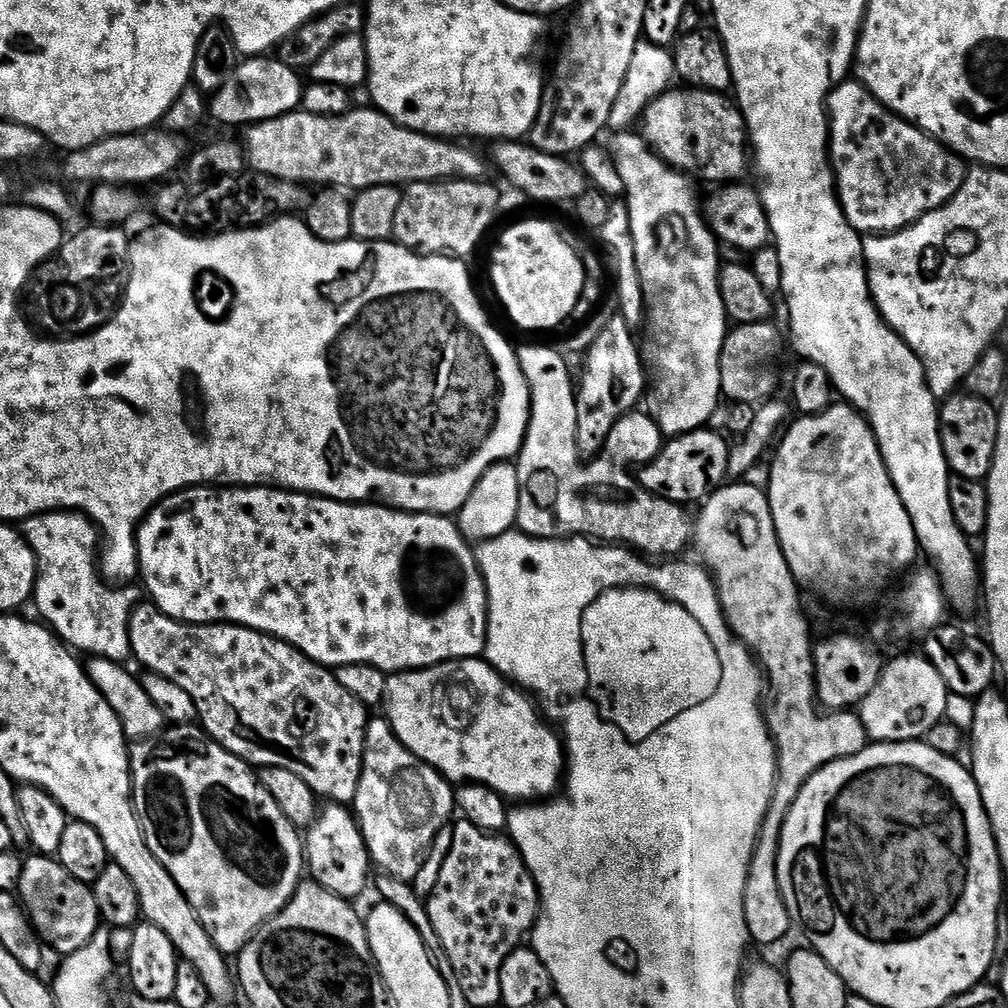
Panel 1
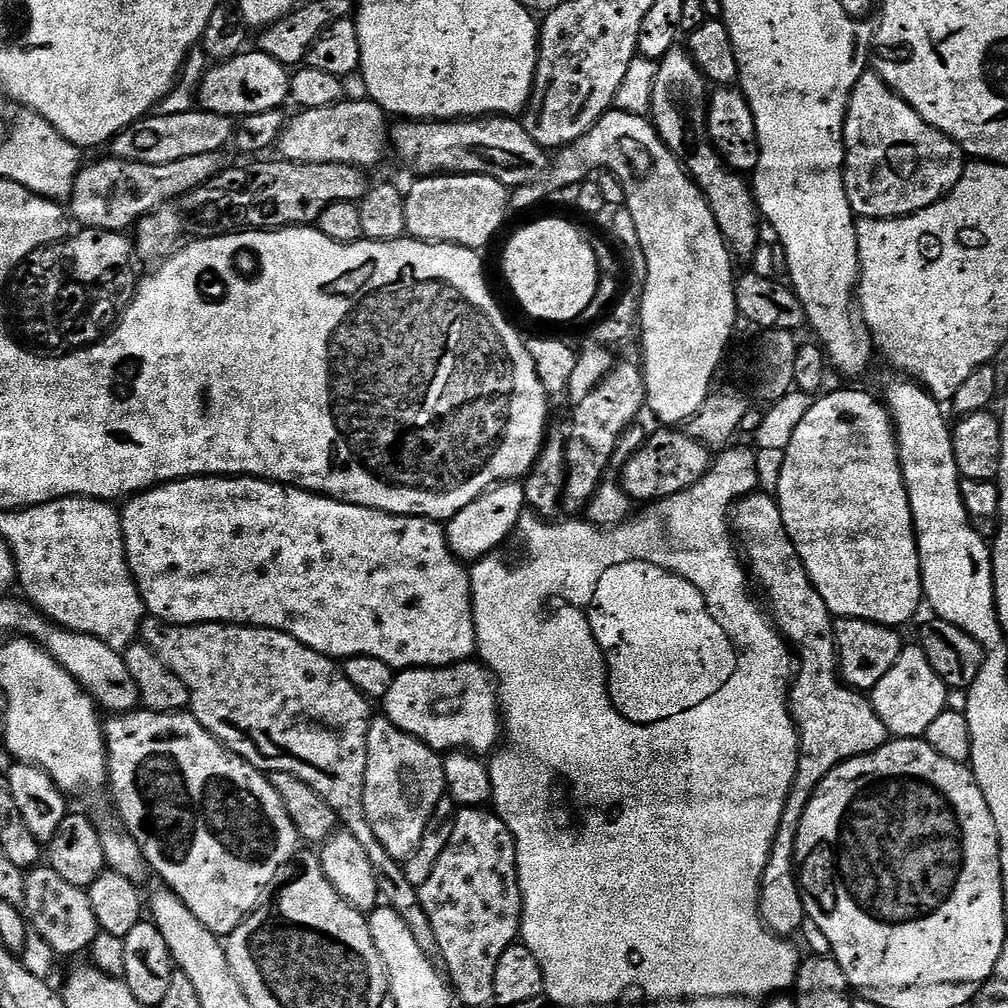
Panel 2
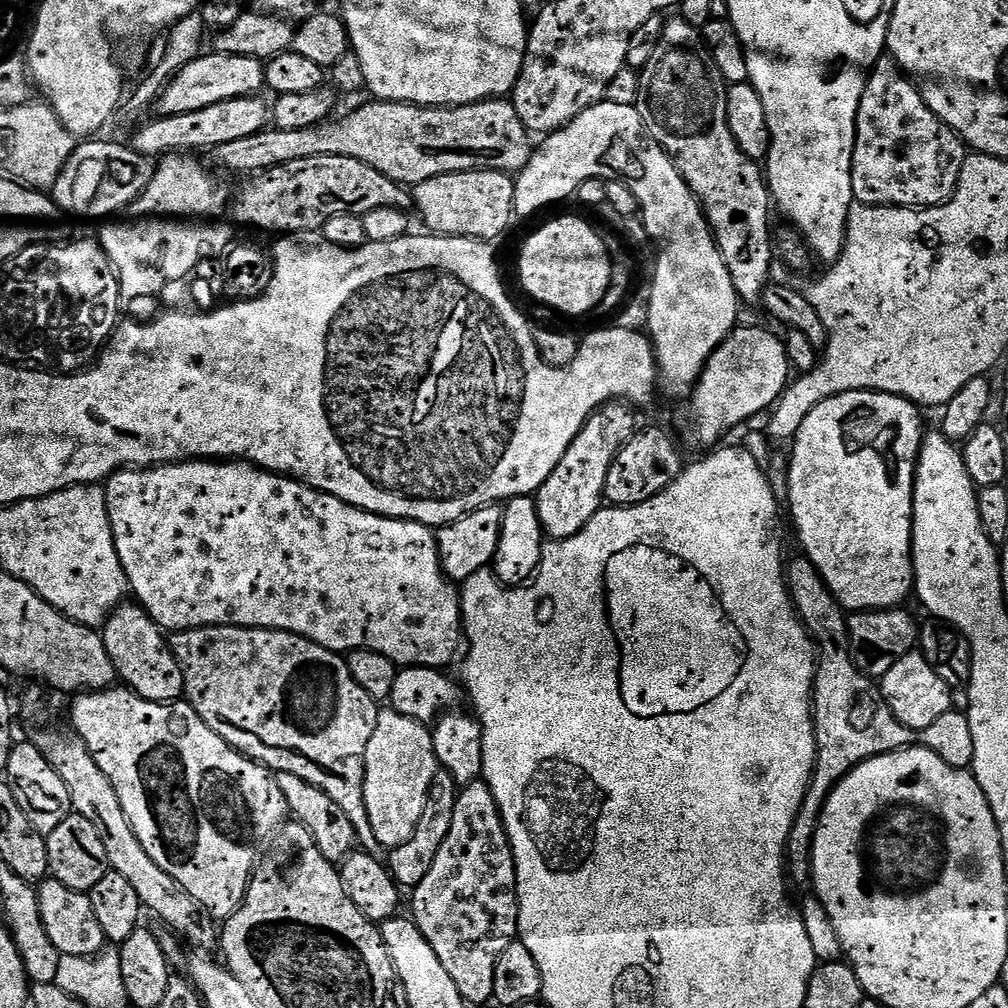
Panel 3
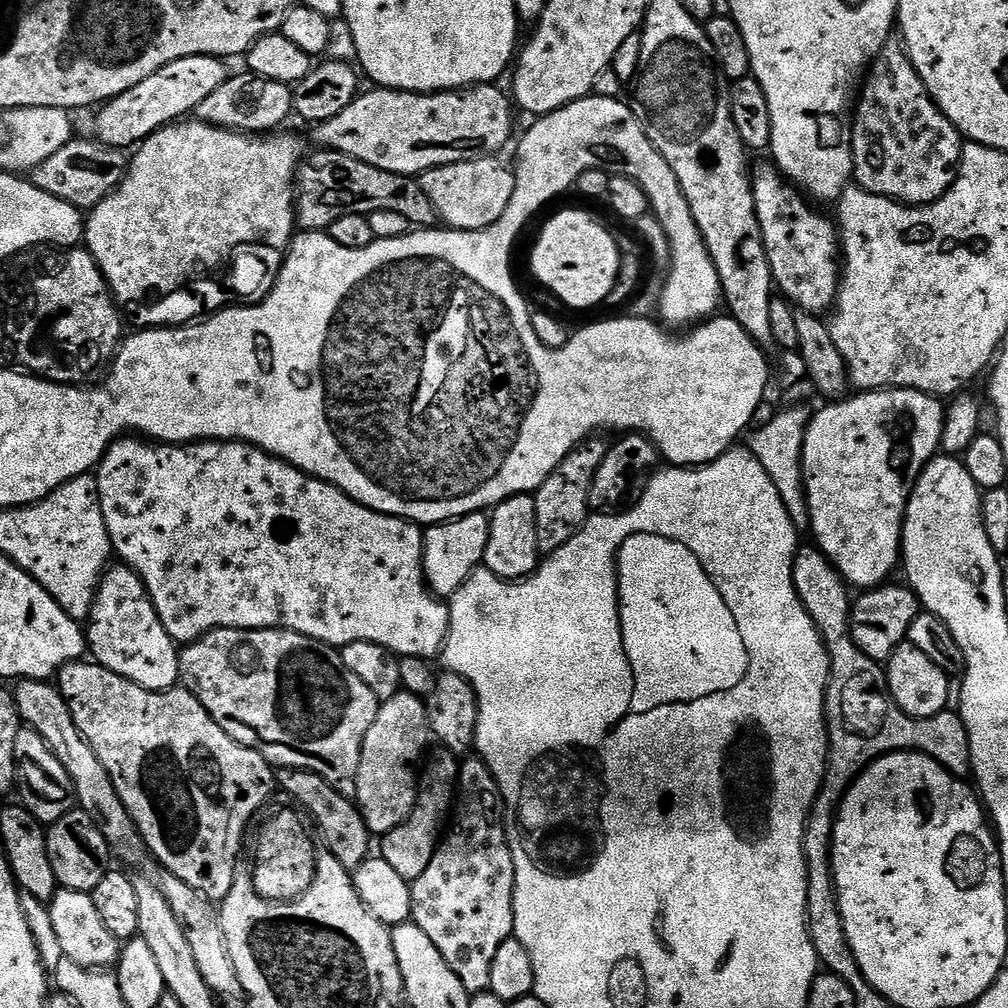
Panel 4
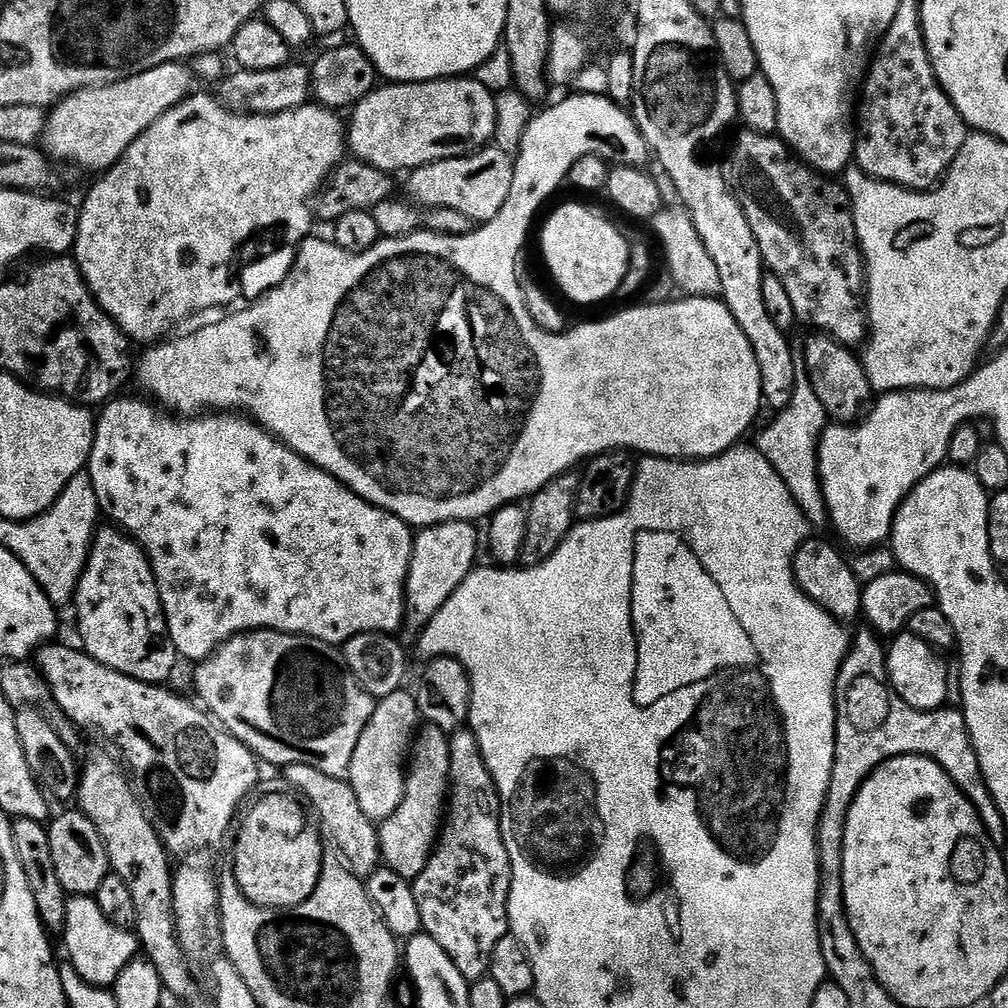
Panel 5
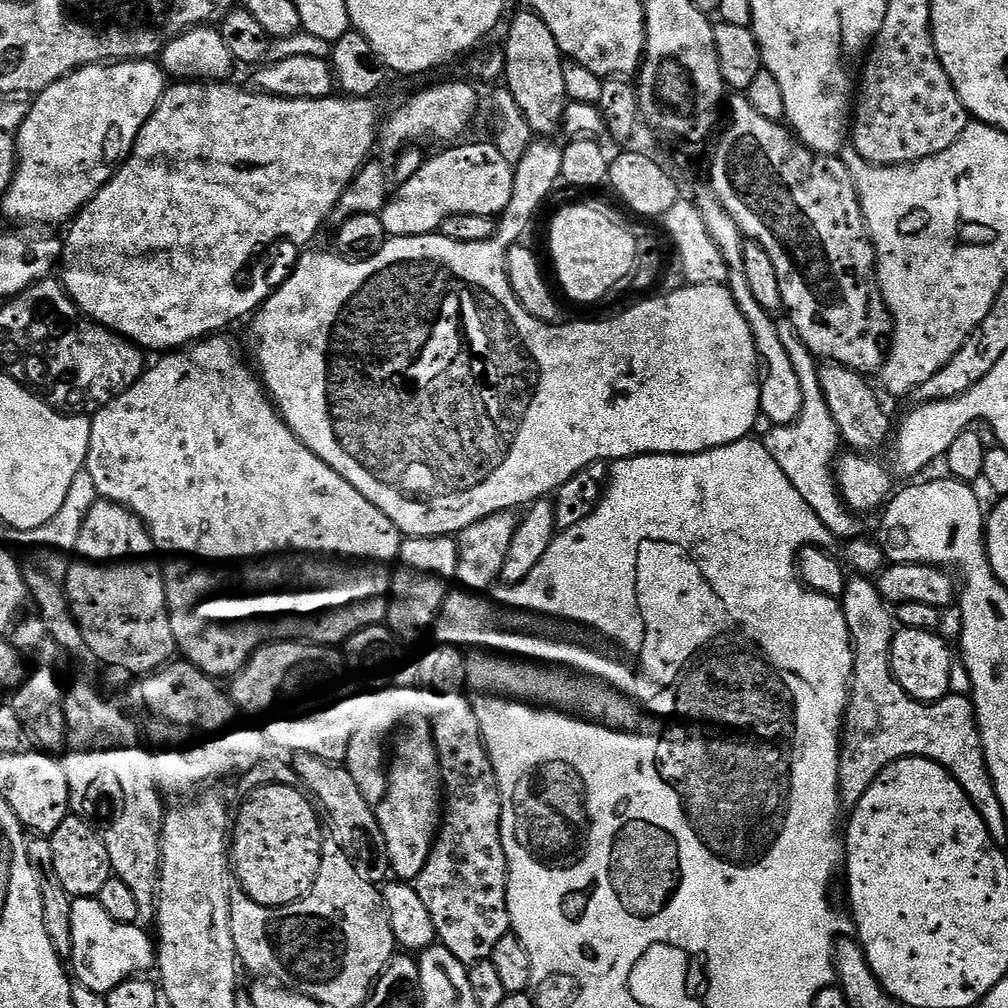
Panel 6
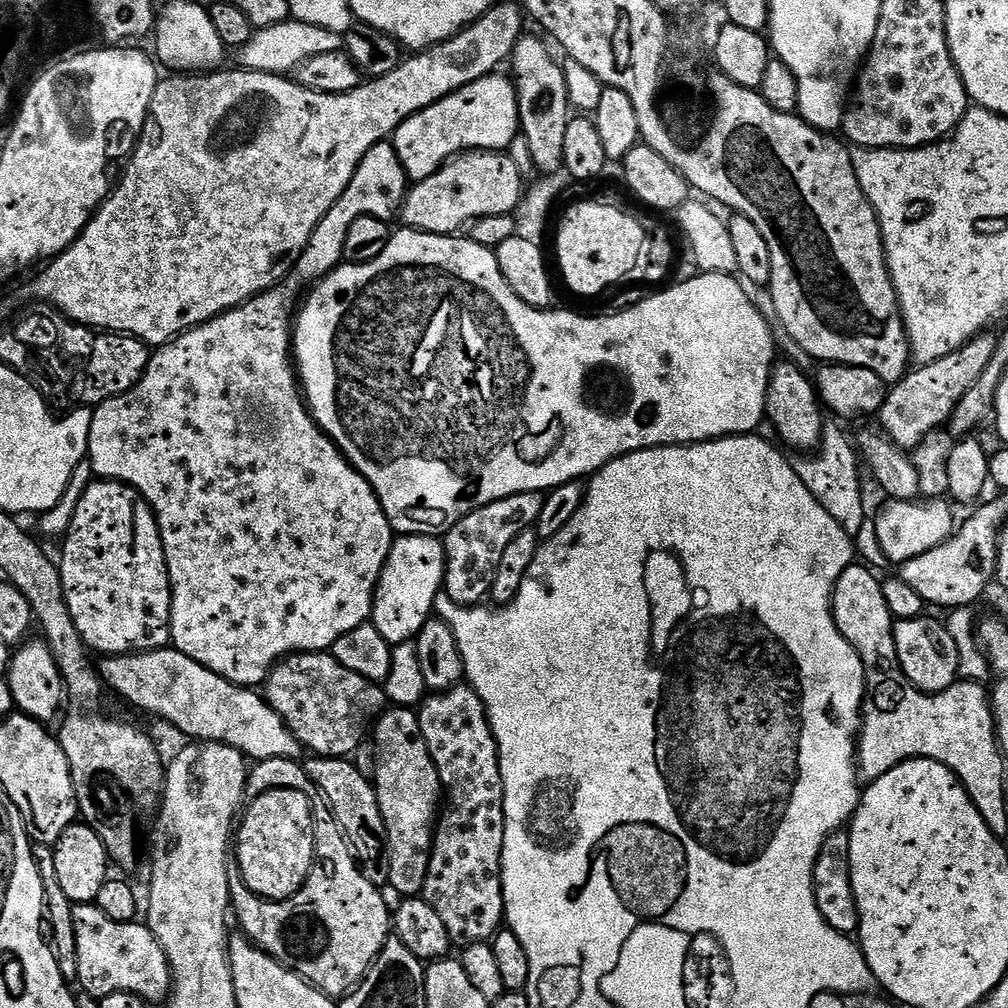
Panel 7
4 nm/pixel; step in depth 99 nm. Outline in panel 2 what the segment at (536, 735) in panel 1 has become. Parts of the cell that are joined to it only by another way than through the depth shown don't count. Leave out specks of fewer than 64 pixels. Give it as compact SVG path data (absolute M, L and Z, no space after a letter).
M472 663L397 671L382 701L383 715L394 722L394 726L416 736L438 753L447 754L457 750L467 750L473 754L491 753L502 740L500 705L488 669L479 663Z

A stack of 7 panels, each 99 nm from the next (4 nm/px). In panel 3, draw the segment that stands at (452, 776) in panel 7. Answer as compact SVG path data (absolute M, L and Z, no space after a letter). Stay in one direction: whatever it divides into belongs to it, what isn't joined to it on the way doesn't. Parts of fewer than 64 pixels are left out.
M483 779L463 785L454 802L450 834L434 858L426 878L411 889L410 919L438 954L446 974L454 978L465 1005L489 1003L494 994L494 966L502 950L520 931L516 863L492 787Z

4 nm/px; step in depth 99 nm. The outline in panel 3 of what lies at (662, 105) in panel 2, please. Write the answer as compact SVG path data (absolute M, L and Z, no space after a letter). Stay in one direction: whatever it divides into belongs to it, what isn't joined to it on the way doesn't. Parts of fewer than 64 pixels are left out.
M679 18L669 19L662 30L662 38L658 38L658 47L654 49L654 55L650 57L650 62L646 62L644 68L639 69L639 73L640 85L638 86L638 98L636 99L635 105L638 114L642 118L642 122L646 126L648 135L658 141L664 148L664 151L672 157L674 166L682 174L682 178L686 183L688 183L688 189L695 194L696 201L700 203L700 208L704 212L704 219L708 221L712 229L717 248L722 254L722 261L725 262L730 272L730 279L734 284L734 290L737 292L739 299L745 305L746 303L759 305L764 295L764 289L770 283L770 277L768 275L772 272L772 256L774 260L774 232L772 236L772 228L768 225L768 204L770 208L768 182L761 165L757 161L750 159L746 154L742 154L738 142L734 142L734 134L730 134L730 126L728 125L728 85L725 84L722 74L718 70L718 66L714 66L714 58L710 58L710 50L704 44L701 29L690 26Z

